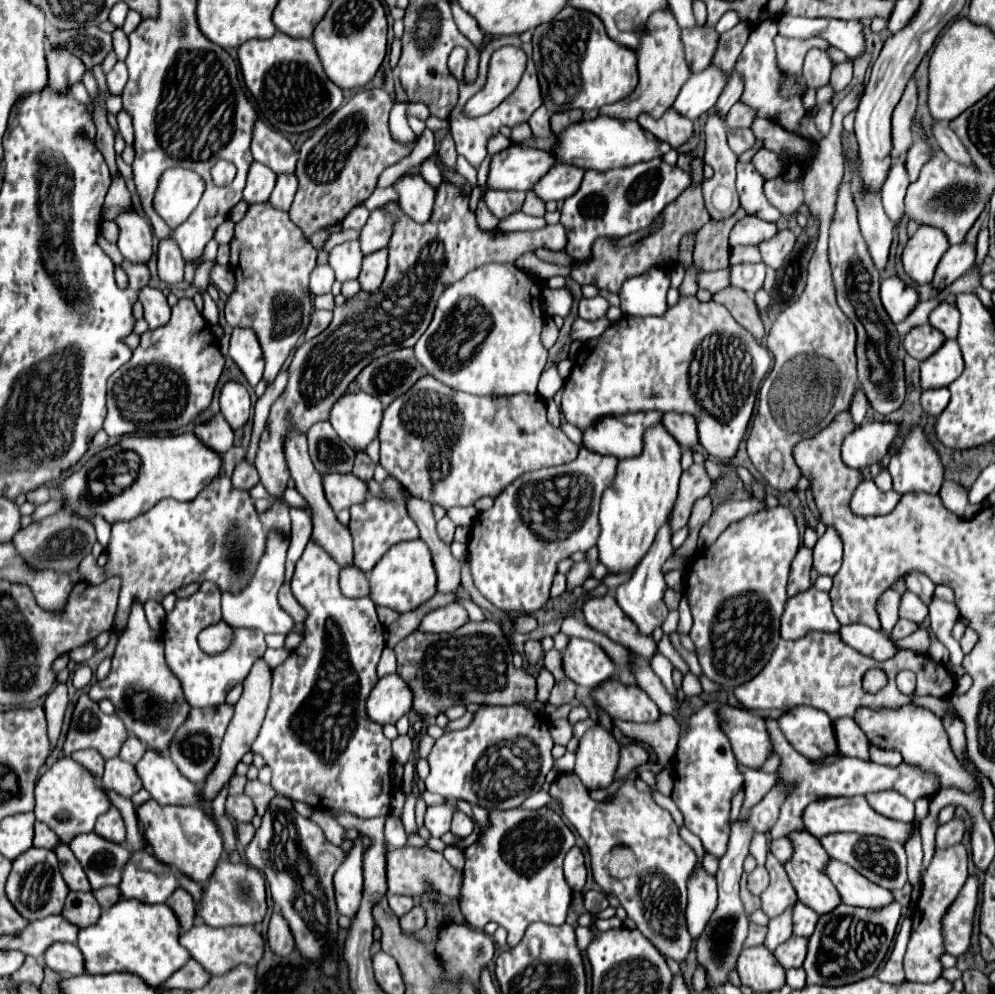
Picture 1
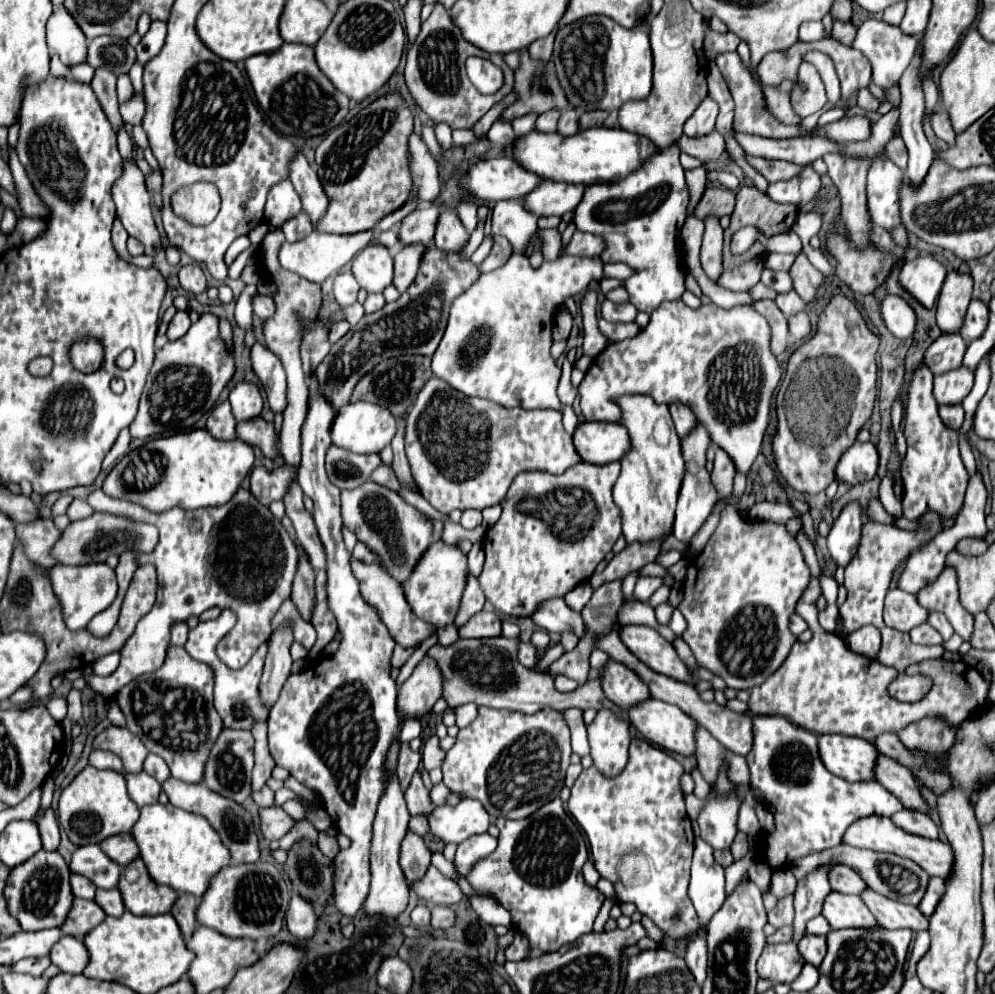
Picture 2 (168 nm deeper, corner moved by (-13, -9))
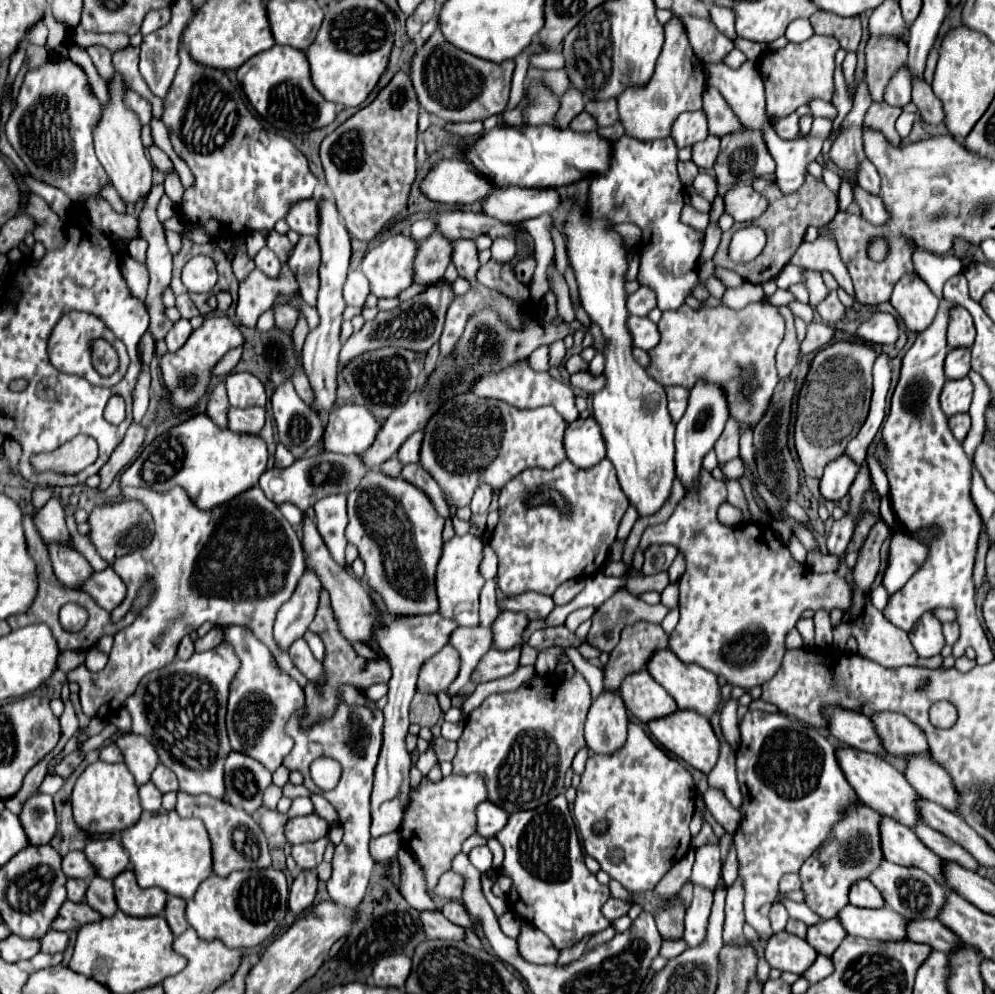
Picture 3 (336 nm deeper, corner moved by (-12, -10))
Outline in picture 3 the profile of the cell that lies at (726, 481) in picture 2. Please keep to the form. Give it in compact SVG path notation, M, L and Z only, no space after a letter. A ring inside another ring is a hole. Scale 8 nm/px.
M728 420L724 432L720 434L714 446L720 466L730 462L732 458L738 458L738 438L740 438L740 426L736 424L736 420Z

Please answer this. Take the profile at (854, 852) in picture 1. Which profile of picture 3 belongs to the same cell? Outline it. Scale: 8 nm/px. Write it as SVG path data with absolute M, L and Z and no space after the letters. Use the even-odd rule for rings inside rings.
M882 860L880 866L868 876L868 880L880 890L884 902L888 908L898 912L900 916L908 920L918 920L918 918L936 918L936 908L940 908L940 900L944 900L944 888L938 884L930 874L926 874L920 868L906 868L906 866L896 866L892 862Z

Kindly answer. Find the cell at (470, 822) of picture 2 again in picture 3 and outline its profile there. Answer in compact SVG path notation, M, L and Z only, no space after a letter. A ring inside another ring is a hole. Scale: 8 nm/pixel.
M488 800L476 806L476 832L484 838L490 838L500 828L504 828L506 820L508 820L508 812L504 812L502 808L496 808Z

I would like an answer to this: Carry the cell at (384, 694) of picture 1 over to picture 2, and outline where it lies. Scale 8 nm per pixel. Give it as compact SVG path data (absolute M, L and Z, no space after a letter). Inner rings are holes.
M423 657L415 667L413 675L401 685L397 695L397 709L407 715L407 719L425 717L435 701L441 697L441 671L433 659Z

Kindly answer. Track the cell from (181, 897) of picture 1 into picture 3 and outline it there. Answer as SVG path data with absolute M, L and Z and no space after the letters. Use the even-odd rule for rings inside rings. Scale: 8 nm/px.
M170 896L168 902L166 902L164 918L168 920L168 926L170 926L170 930L172 930L174 936L180 936L182 932L188 930L188 920L186 920L184 908L186 908L186 902L182 898Z

